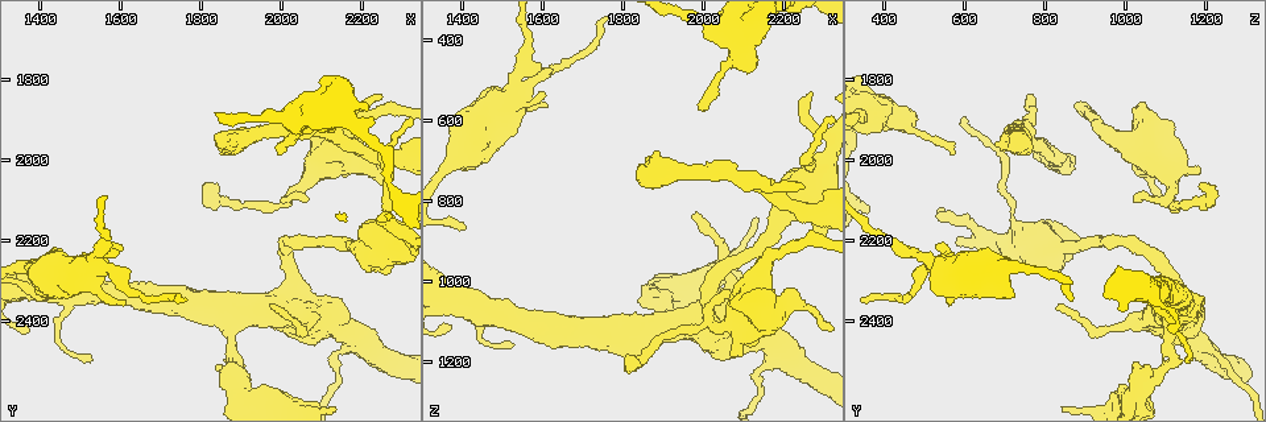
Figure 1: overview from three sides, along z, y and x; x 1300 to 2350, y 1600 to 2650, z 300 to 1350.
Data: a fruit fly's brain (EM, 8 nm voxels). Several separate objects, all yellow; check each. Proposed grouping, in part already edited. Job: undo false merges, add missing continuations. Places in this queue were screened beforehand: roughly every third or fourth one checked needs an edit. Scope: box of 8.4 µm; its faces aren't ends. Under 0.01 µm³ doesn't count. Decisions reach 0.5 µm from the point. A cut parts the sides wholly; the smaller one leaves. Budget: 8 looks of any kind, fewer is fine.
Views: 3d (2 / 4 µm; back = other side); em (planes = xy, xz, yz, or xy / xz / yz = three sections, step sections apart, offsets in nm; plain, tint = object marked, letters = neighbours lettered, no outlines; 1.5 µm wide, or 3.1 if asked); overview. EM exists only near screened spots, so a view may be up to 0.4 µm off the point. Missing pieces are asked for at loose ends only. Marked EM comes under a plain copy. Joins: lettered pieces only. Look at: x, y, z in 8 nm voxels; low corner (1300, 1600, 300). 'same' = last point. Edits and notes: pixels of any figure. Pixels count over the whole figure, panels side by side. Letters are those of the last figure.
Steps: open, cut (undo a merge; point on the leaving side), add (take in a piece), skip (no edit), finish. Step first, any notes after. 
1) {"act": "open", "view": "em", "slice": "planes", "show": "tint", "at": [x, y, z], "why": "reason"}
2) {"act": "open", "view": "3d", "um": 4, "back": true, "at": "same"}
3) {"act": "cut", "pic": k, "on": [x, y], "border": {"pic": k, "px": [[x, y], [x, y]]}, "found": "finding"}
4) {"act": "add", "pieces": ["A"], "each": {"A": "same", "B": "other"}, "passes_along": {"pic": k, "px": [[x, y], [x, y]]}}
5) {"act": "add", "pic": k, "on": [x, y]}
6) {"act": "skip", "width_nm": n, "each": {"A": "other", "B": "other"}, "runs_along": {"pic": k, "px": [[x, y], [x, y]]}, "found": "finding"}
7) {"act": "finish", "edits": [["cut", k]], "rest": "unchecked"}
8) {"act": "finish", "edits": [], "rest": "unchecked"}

{"act": "open", "view": "em", "slice": "planes", "show": "letters", "at": [2270, 2140, 530], "why": "free end"}

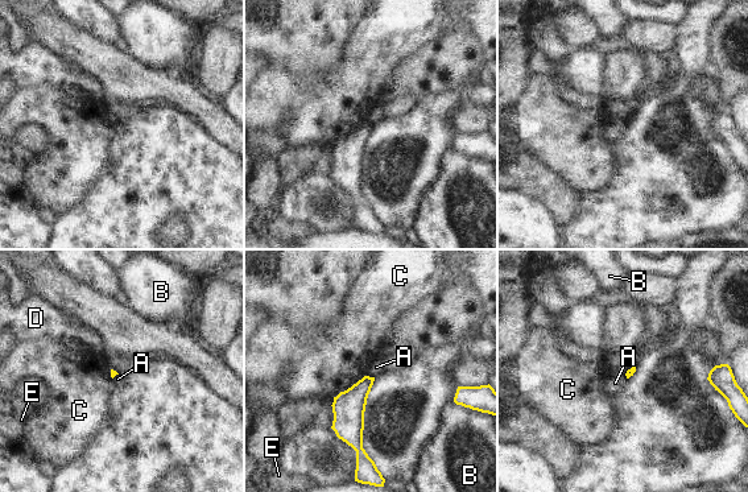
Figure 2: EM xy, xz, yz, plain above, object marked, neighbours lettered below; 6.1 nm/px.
{"act": "skip", "each": {"A": "other", "B": "other", "C": "other", "D": "other", "E": "other"}, "border": {"pic": 2, "px": [[367, 375], [372, 377]]}, "found": "none of them fits"}

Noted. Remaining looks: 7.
{"act": "open", "view": "3d", "um": 4, "at": [1480, 2355, 1085], "why": "small branch off a trunk"}

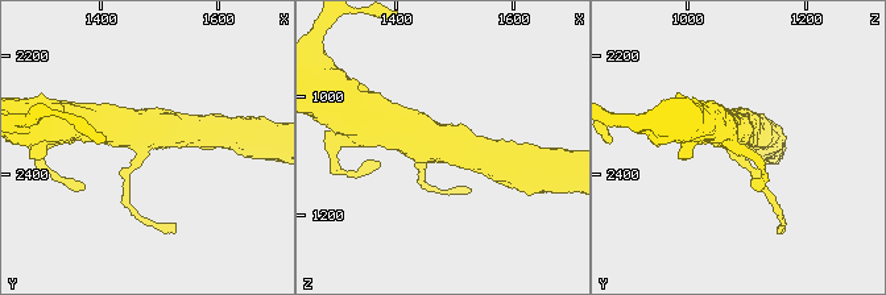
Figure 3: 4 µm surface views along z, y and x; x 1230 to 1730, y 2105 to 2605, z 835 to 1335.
{"act": "open", "view": "em", "slice": "planes", "show": "letters", "at": [1475, 2350, 1075], "arms": 3, "why": "shape alone is not enough"}

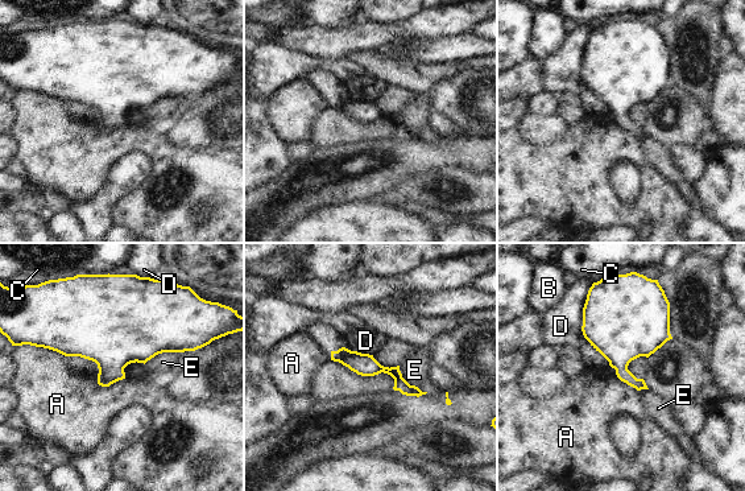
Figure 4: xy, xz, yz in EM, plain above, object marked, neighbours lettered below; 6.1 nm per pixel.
{"act": "skip", "longest_contact_nm": ["D", 500], "each": {"A": "other", "B": "other", "C": "other", "D": "other", "E": "other"}, "runs_along": {"pic": 4, "px": [[334, 354], [388, 370], [417, 392]]}, "found": "continuous, no second cell"}

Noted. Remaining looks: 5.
{"act": "open", "view": "em", "slice": "xz", "step": 8, "show": "letters", "at": [1615, 2355, 565], "why": "free end"}

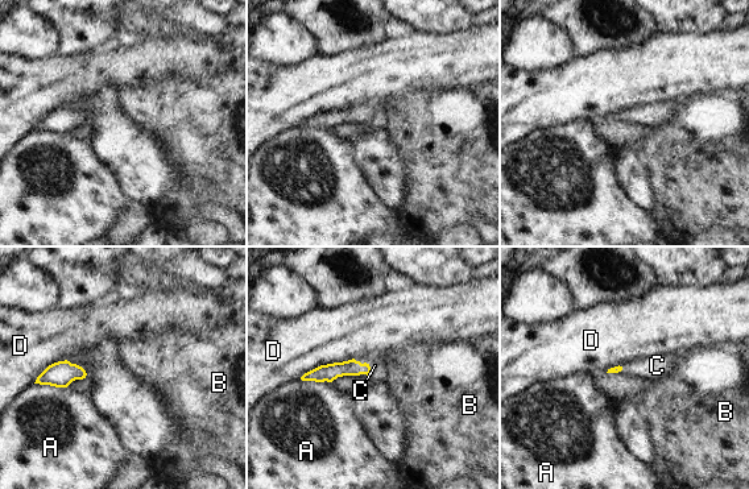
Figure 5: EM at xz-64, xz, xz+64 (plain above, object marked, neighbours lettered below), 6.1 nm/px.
{"act": "add", "pieces": ["C"], "longest_contact_nm": ["D", 360], "each": {"A": "other", "B": "other", "C": "same", "D": "other"}, "found": "it goes on there"}

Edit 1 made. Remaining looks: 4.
{"act": "finish", "edits": [["add", 5]], "rest": "unchecked"}

